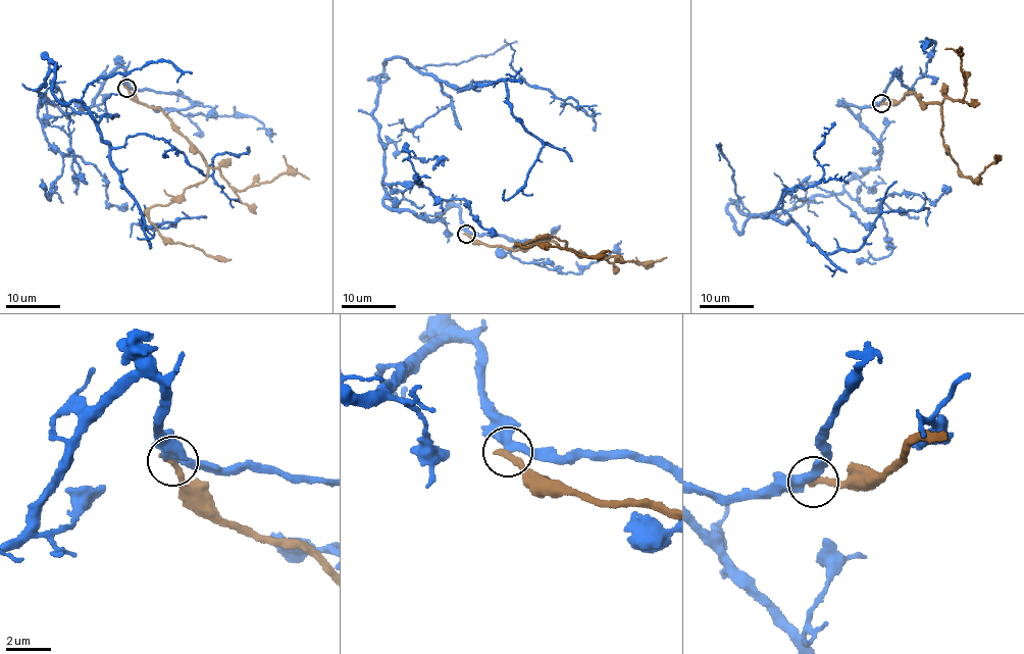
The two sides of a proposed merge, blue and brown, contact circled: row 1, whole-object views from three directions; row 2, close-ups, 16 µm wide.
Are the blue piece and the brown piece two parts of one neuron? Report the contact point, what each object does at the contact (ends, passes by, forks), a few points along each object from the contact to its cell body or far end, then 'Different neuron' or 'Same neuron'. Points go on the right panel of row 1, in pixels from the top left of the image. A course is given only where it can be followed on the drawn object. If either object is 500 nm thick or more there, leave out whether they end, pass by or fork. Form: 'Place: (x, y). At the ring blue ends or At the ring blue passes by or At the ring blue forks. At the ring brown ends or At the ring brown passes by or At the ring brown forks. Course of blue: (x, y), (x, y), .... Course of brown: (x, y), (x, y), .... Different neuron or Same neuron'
Place: (881, 103). At the ring blue passes by. At the ring brown ends. Course of blue: (880, 103), (848, 105), (874, 169), (727, 213), (825, 253), (884, 211), (927, 225). Course of brown: (882, 103), (899, 101), (905, 92), (941, 106), (942, 142), (960, 171), (974, 182), (995, 162), (995, 154). Different neuron

